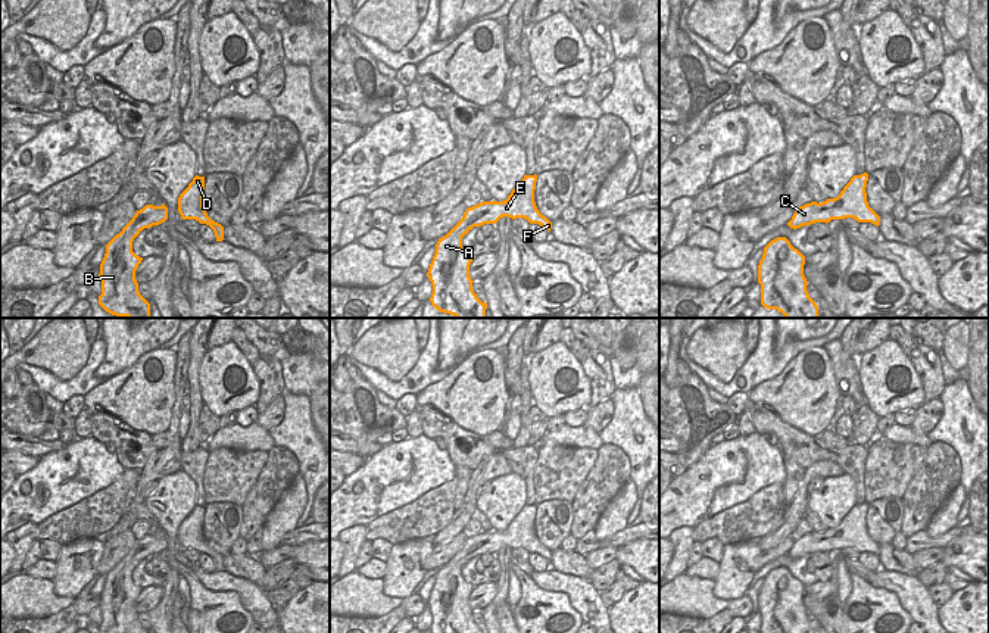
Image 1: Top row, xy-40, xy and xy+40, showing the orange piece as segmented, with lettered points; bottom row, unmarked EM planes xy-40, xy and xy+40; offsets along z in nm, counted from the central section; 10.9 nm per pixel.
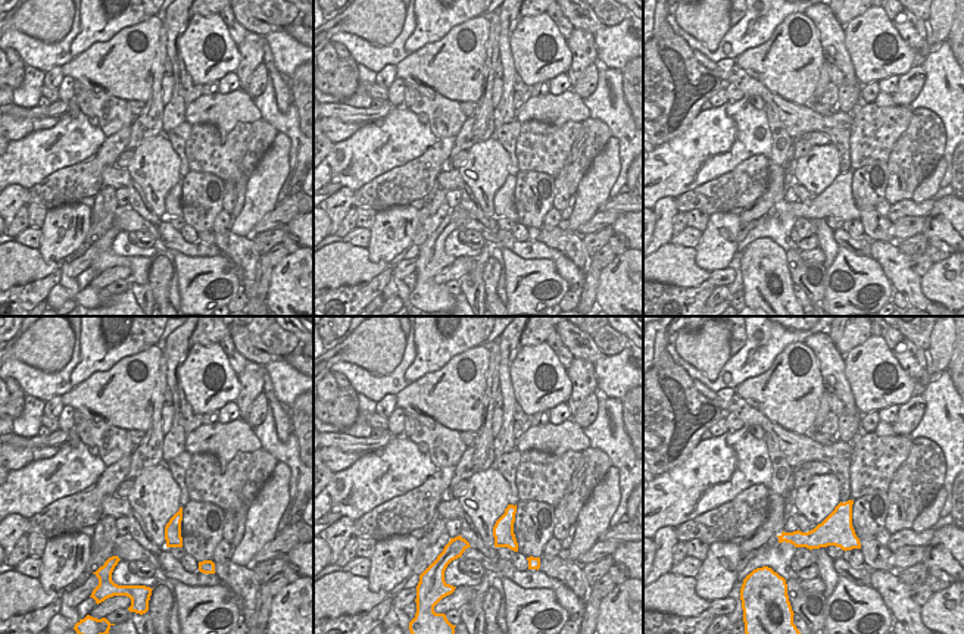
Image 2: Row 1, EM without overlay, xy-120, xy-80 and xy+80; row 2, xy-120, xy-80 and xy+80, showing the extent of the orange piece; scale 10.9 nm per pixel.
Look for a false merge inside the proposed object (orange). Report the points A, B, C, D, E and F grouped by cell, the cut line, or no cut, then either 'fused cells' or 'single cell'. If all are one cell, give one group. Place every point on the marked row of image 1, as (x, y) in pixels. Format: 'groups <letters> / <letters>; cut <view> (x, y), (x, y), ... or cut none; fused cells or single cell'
groups A B C D E F; cut none; single cell

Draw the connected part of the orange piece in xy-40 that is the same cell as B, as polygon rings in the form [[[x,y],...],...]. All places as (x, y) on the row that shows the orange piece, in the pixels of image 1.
[[[146,205],[137,211],[132,219],[116,234],[107,244],[106,253],[100,264],[100,281],[102,294],[99,296],[99,305],[109,314],[127,318],[150,318],[150,303],[140,294],[138,283],[135,280],[135,271],[143,258],[132,252],[134,238],[144,230],[153,225],[159,225],[168,219],[168,208]]]

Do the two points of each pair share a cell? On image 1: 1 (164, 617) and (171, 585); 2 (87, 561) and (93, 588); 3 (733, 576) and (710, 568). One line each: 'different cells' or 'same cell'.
1: same cell
2: different cells
3: different cells

